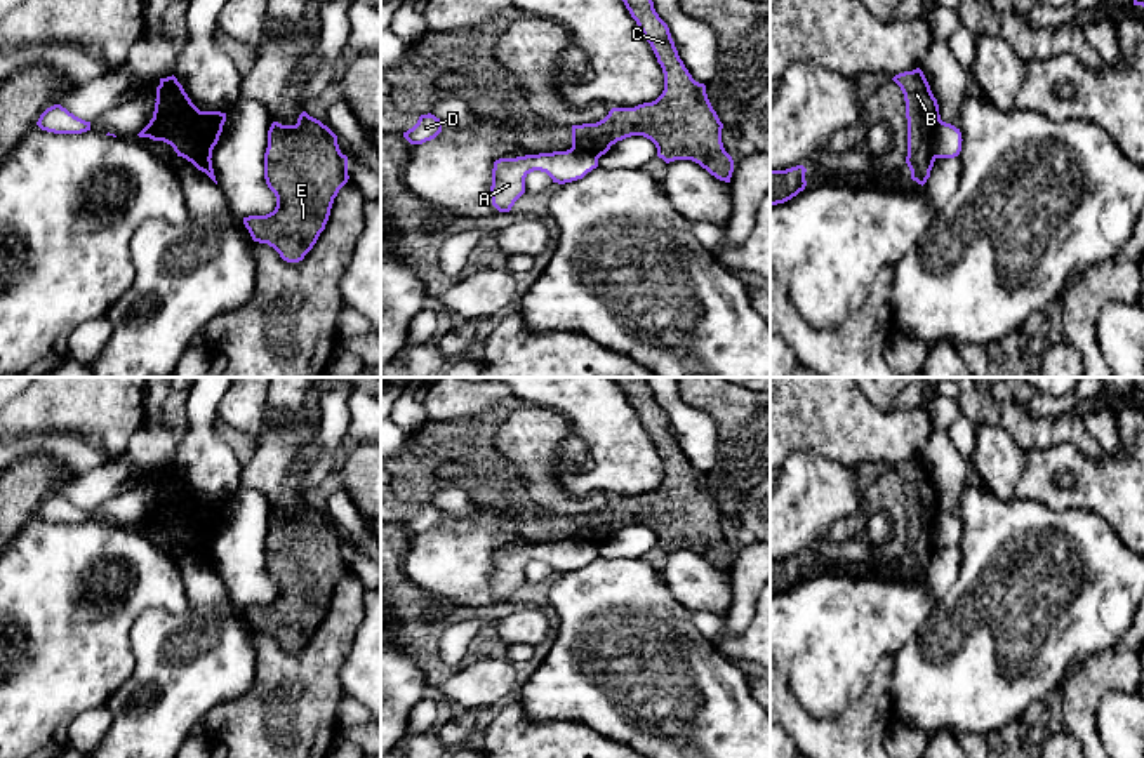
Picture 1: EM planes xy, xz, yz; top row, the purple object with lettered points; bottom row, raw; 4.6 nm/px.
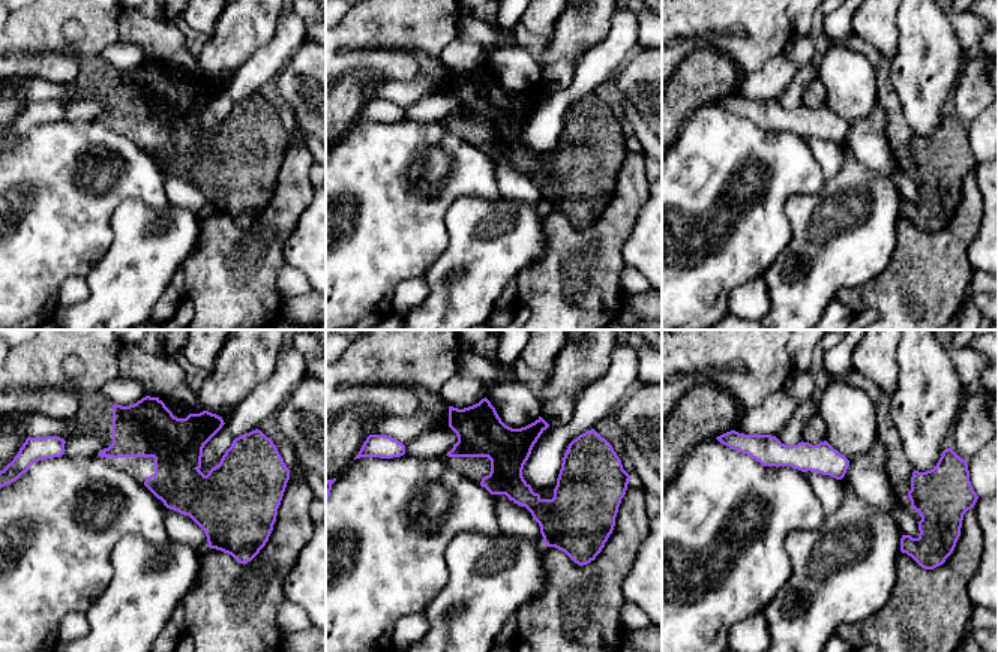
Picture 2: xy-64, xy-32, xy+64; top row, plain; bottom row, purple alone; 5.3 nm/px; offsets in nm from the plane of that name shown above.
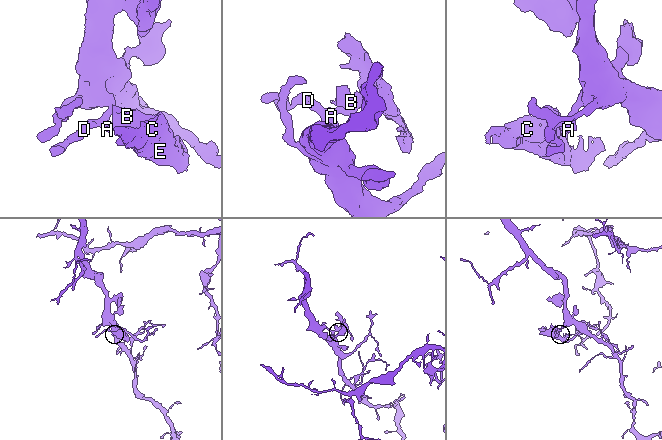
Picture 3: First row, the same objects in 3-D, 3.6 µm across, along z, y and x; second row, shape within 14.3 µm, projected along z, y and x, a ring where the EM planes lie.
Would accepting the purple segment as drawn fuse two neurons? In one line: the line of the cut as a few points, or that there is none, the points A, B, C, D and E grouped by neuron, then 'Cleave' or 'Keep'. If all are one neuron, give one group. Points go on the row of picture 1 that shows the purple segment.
Split along xy (139, 132), (178, 132), (193, 153). Groups: A D / B C E. Cleave

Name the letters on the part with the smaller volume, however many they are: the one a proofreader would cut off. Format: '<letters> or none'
B, C, E

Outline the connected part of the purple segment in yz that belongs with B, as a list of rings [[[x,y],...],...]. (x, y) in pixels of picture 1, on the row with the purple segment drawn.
[[[920,68],[892,78],[902,90],[908,118],[908,156],[911,179],[925,184],[934,167],[934,143],[941,123],[939,104]]]

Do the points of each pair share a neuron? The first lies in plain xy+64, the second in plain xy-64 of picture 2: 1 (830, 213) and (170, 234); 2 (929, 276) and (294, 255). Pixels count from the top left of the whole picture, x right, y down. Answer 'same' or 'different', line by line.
1: same
2: different

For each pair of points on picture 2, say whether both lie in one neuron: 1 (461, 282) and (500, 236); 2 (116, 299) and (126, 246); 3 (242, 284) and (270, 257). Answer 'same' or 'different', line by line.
1: same
2: same
3: same

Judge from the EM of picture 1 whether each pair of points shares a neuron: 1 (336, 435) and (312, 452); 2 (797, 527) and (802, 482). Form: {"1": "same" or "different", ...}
{"1": "same", "2": "same"}

